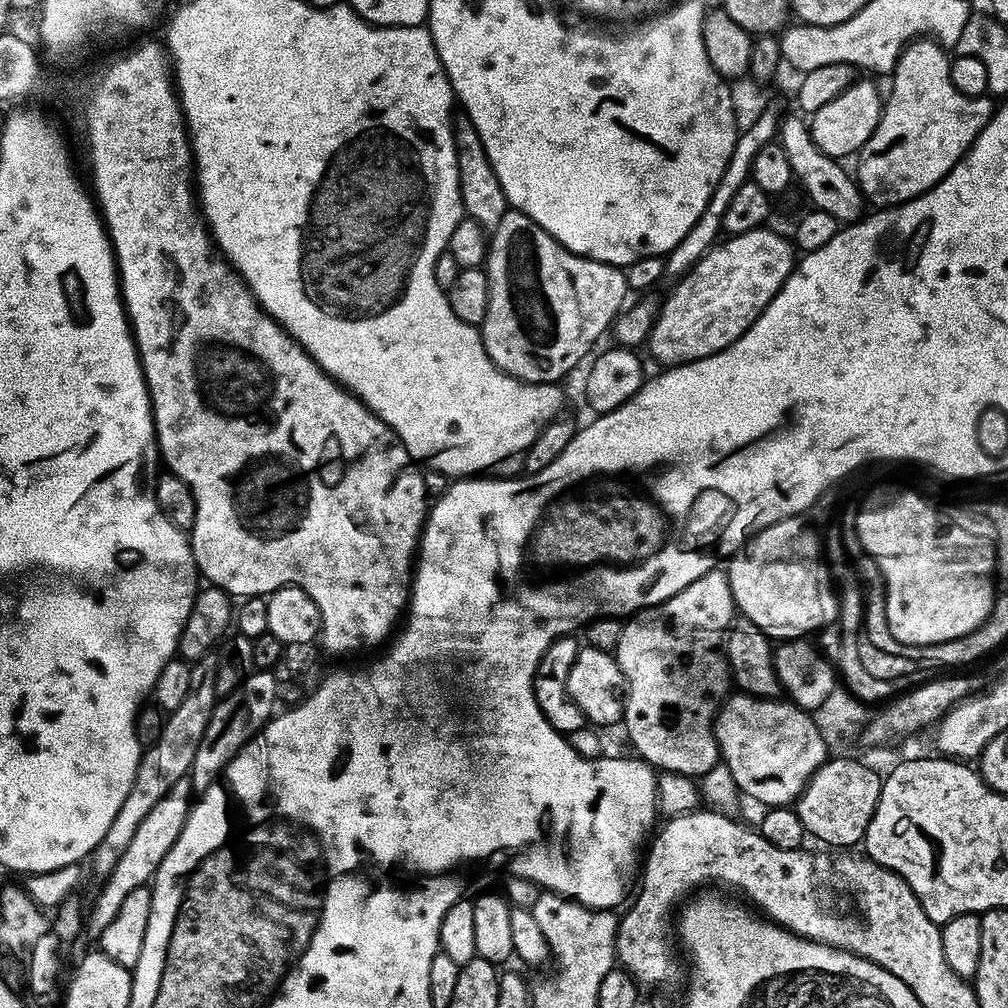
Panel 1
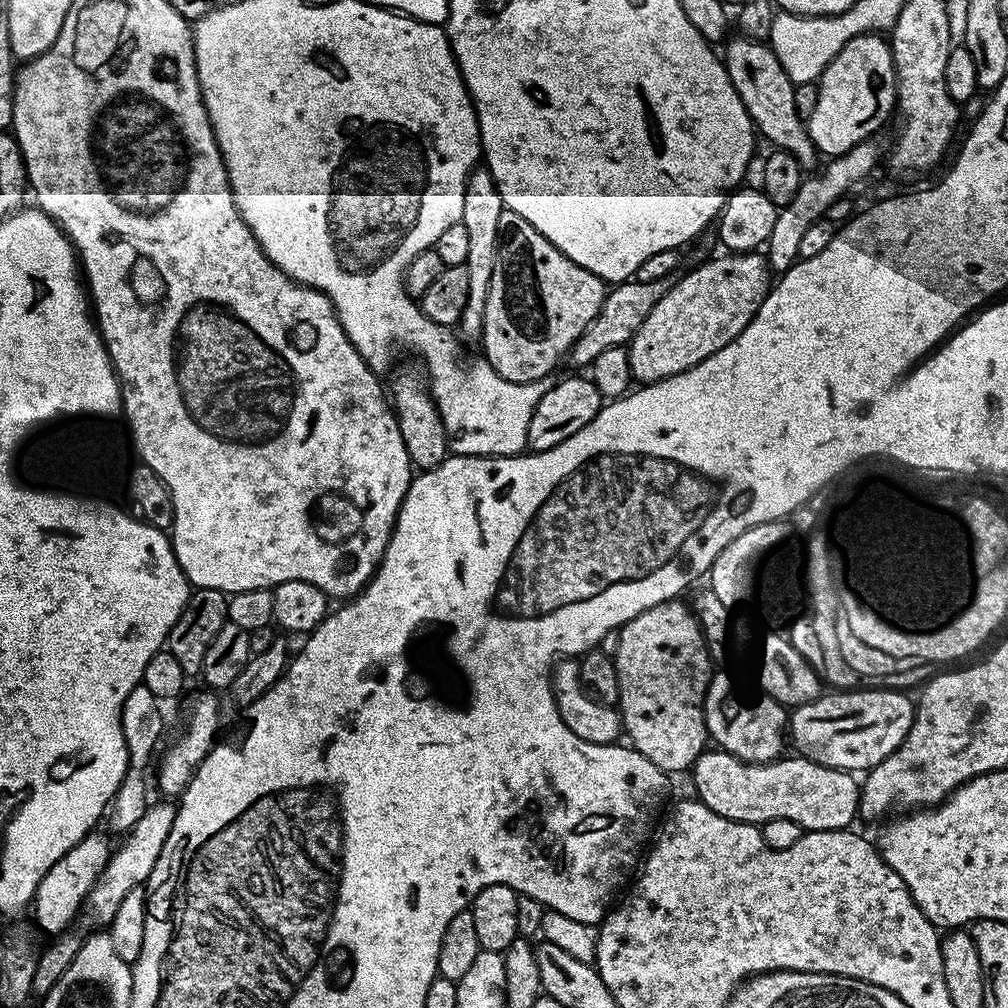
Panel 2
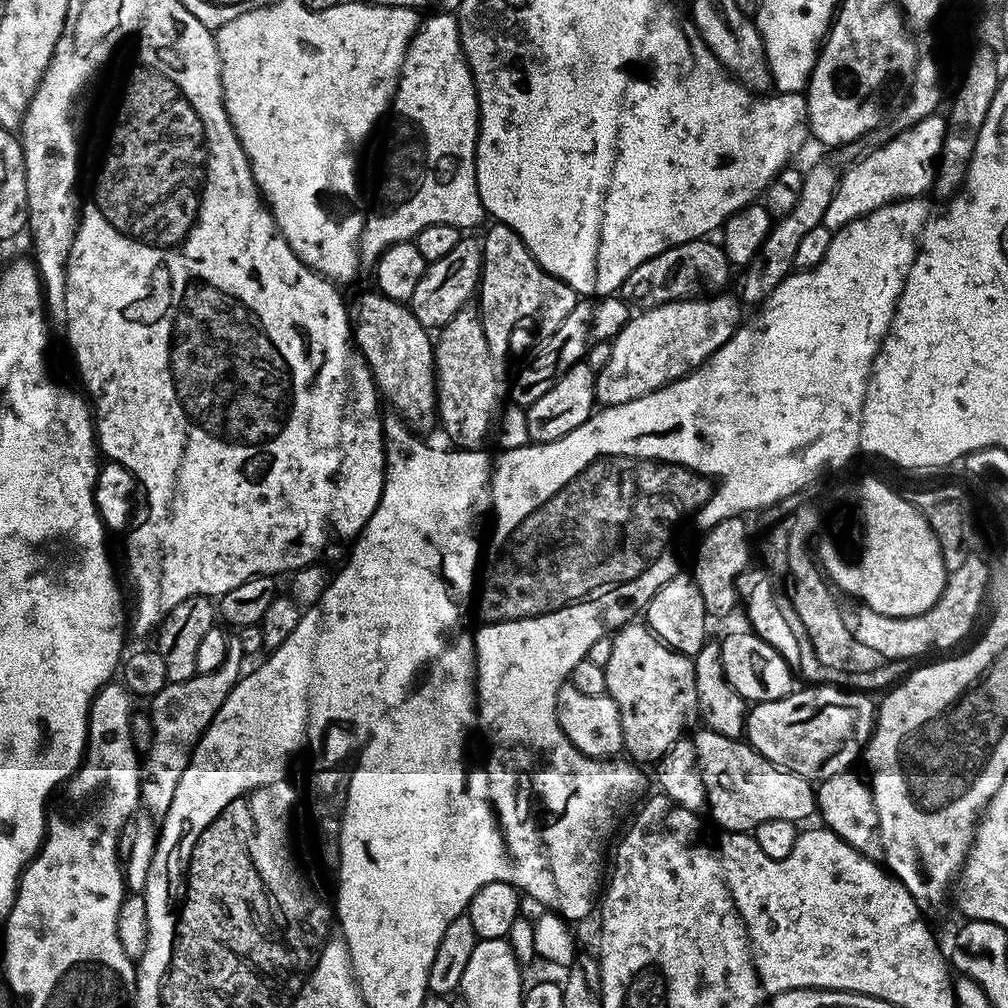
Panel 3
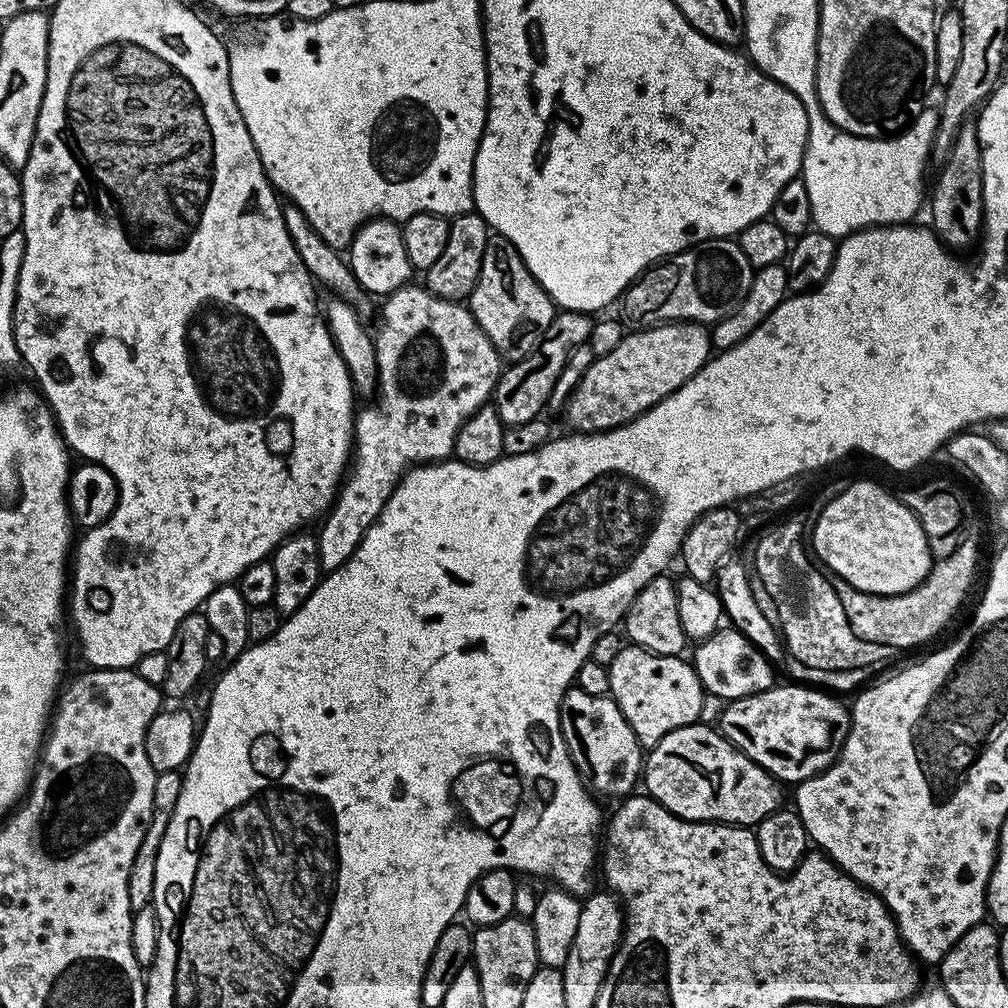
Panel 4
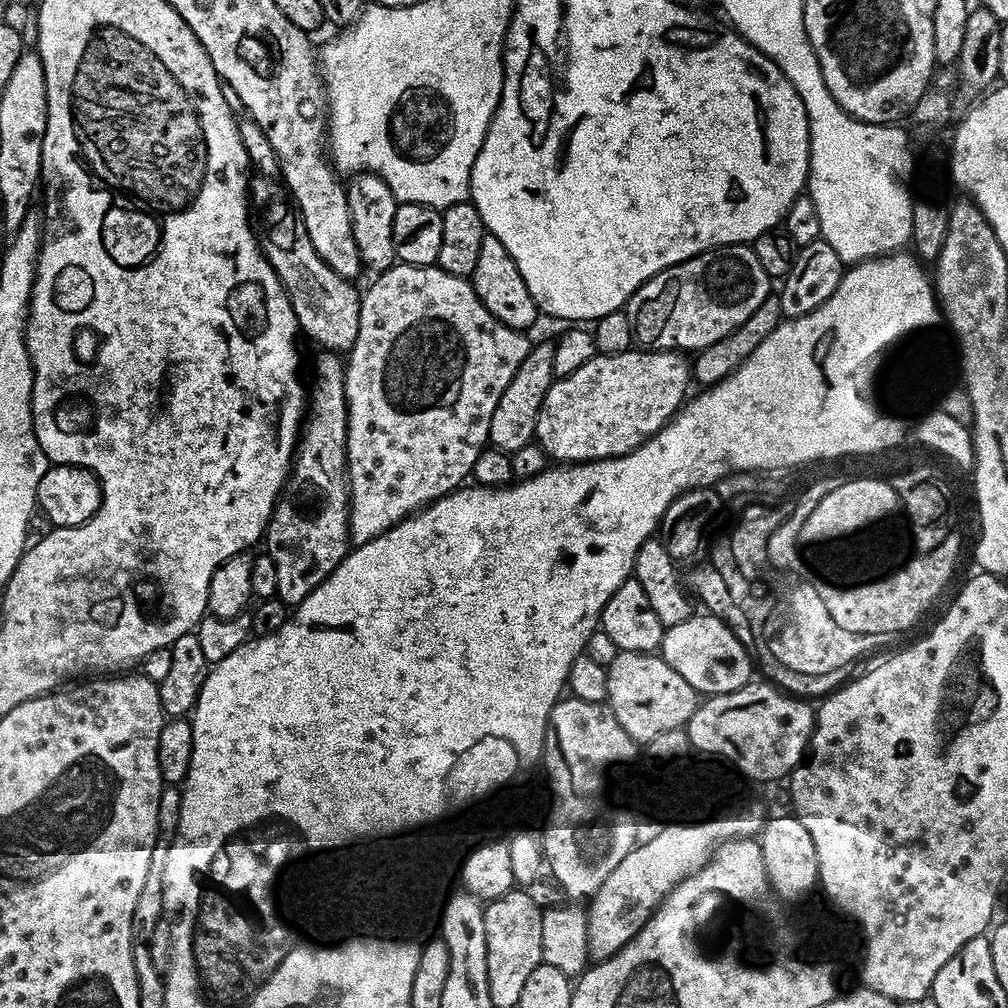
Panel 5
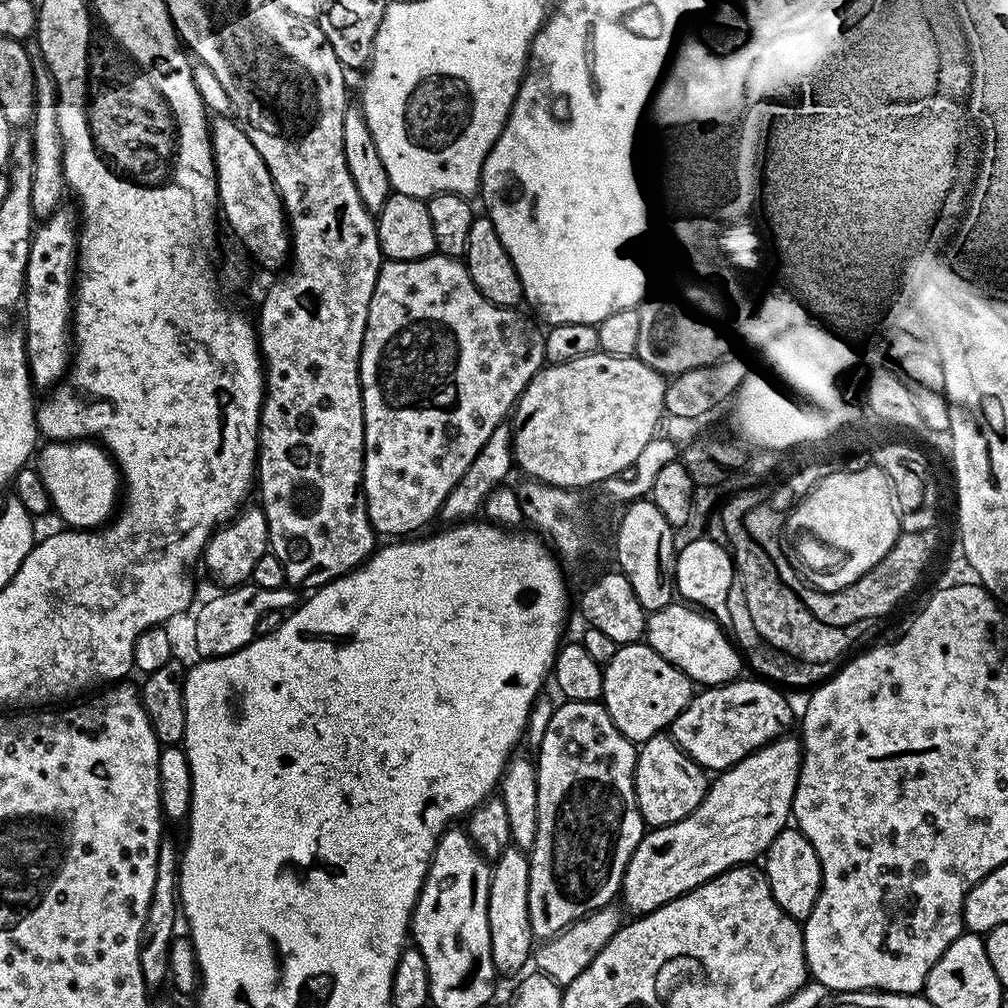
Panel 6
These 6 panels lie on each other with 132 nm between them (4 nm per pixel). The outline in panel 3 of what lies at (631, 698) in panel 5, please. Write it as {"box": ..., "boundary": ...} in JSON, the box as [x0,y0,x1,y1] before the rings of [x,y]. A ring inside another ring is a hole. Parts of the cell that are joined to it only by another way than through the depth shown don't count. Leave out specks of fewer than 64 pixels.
{"box":[604,622,701,762],"boundary":[[[644,622],[625,624],[612,641],[614,654],[610,654],[604,673],[608,695],[616,701],[624,718],[627,755],[640,762],[659,762],[693,727],[691,724],[696,716],[698,720],[701,711],[693,657],[683,656],[664,644]]]}

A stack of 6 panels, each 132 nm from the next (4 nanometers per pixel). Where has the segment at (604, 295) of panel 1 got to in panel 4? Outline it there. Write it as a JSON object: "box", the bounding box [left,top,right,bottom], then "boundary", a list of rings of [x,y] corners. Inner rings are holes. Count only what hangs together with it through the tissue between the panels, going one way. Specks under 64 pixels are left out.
{"box":[466,234,558,362],"boundary":[[[499,234],[488,237],[486,254],[482,254],[482,270],[466,304],[486,338],[494,342],[501,357],[508,362],[518,361],[532,352],[558,311],[548,291],[530,274],[515,246]]]}

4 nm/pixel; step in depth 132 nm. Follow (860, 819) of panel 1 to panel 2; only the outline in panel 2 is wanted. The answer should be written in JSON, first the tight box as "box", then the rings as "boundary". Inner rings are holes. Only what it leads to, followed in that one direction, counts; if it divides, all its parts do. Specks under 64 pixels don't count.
{"box":[690,750,862,832],"boundary":[[[705,750],[699,756],[690,777],[696,783],[700,803],[722,818],[757,826],[774,818],[790,818],[809,832],[848,830],[858,820],[862,784],[851,772],[827,768],[799,754],[771,764],[748,764],[729,752],[715,751]]]}

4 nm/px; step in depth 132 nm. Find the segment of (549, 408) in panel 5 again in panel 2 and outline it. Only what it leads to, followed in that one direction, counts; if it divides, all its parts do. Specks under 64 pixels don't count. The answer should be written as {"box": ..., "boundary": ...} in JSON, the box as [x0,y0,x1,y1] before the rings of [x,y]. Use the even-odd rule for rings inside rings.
{"box":[626,251,774,385],"boundary":[[[759,251],[720,255],[724,256],[708,260],[698,265],[693,272],[686,273],[681,280],[677,279],[666,298],[662,298],[662,302],[650,310],[646,322],[638,326],[638,334],[634,334],[632,341],[626,345],[633,381],[641,385],[657,384],[659,380],[698,366],[698,362],[710,358],[710,354],[734,342],[734,338],[738,338],[738,334],[742,334],[742,330],[746,330],[746,326],[758,314],[774,283],[774,273],[768,267],[767,259]]]}

